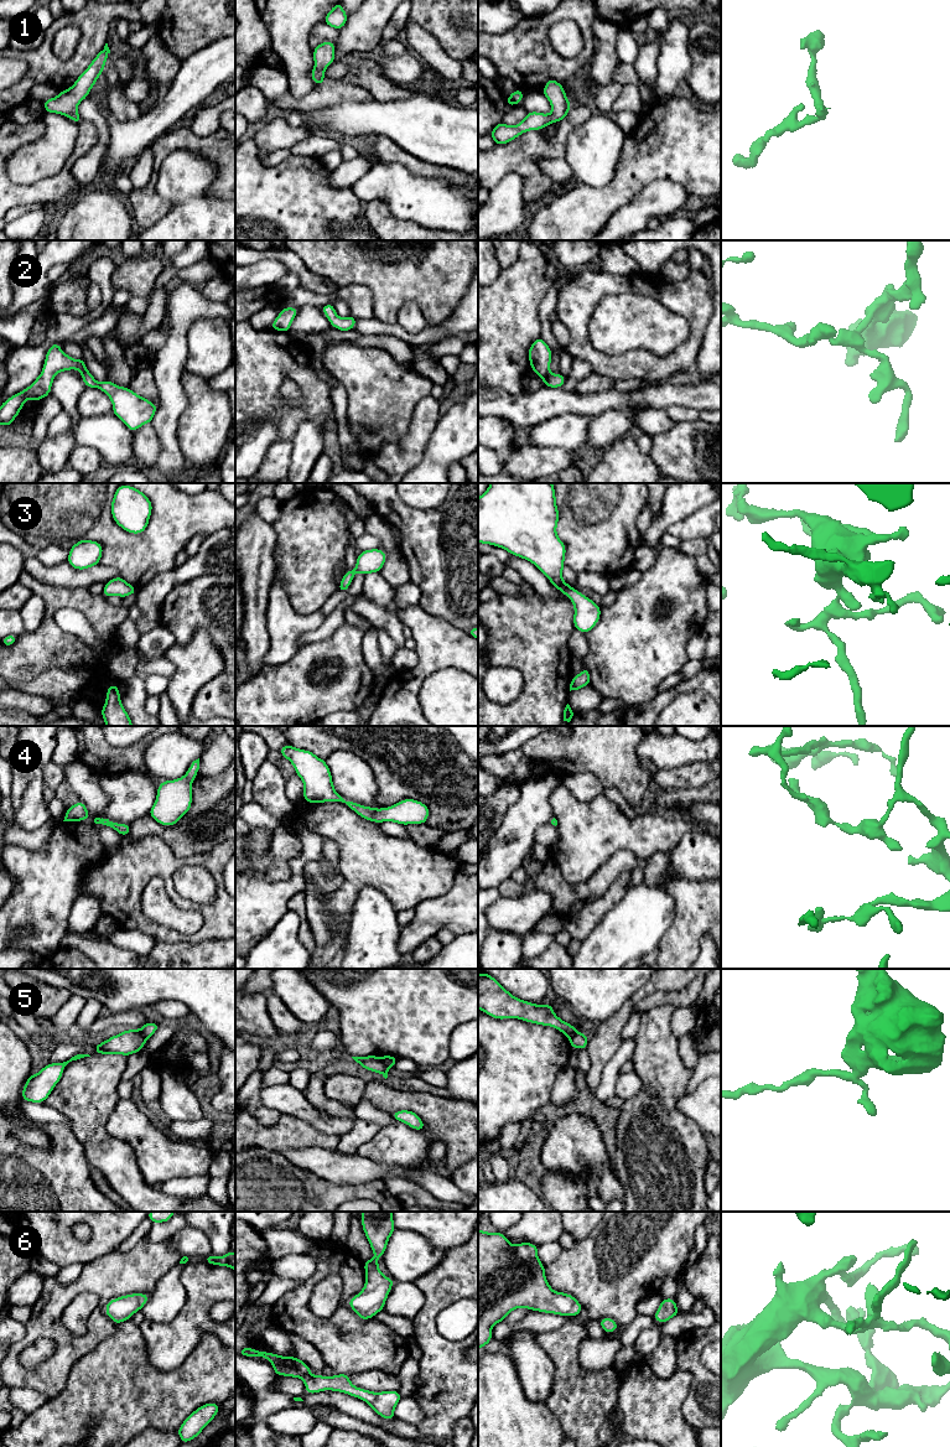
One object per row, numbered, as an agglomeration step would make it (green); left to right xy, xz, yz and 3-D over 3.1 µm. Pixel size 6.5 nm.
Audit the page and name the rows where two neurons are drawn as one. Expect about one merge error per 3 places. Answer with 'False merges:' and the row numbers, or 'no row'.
False merges: 5

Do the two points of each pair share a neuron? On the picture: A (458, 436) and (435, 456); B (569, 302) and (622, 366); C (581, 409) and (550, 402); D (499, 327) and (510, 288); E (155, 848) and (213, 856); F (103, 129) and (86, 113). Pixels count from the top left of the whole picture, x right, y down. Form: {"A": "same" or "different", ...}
{"A": "same", "B": "same", "C": "same", "D": "same", "E": "same", "F": "same"}

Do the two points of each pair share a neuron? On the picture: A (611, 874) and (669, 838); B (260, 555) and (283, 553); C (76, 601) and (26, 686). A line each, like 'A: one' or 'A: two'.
A: two
B: two
C: two

